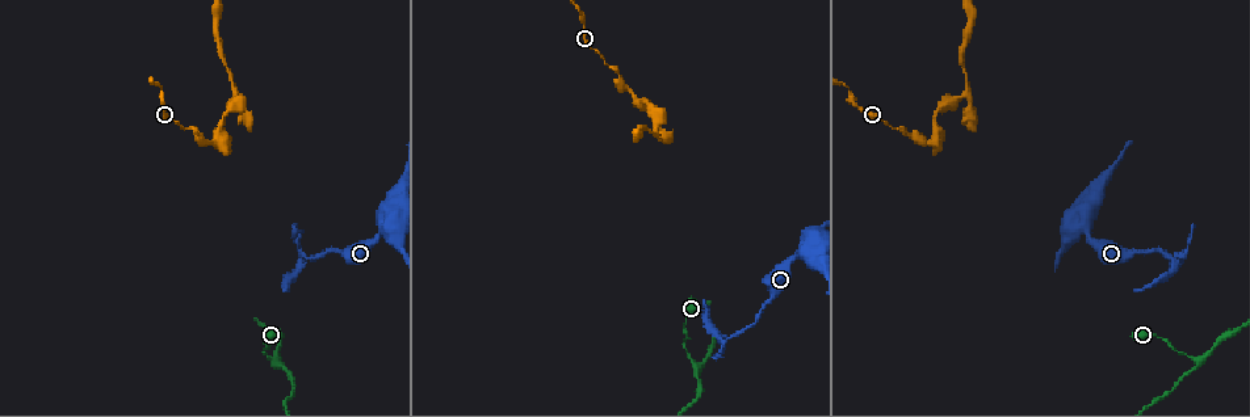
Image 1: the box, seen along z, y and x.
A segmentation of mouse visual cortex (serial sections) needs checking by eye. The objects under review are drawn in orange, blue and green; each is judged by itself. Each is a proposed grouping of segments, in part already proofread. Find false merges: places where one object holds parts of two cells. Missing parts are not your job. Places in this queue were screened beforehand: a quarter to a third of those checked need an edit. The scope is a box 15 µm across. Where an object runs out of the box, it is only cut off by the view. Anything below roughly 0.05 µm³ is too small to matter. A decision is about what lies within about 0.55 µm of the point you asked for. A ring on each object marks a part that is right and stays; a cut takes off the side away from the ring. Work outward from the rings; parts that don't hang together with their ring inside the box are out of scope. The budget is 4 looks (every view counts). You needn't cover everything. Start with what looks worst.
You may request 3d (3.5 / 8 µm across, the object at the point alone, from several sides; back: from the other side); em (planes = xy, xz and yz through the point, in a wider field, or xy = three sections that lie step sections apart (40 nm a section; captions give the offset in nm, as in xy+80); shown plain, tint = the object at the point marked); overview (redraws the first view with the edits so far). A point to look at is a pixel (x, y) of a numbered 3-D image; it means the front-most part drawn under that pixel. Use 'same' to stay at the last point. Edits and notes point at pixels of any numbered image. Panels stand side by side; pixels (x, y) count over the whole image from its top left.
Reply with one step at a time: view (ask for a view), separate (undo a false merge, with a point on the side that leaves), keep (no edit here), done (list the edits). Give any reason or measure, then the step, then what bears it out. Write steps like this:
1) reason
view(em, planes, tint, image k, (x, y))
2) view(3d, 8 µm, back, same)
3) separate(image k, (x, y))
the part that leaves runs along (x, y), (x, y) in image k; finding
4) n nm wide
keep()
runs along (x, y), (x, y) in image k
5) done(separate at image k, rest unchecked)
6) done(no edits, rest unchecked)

thin neck
view(3d, 3.5 µm, image 1, (273, 364))

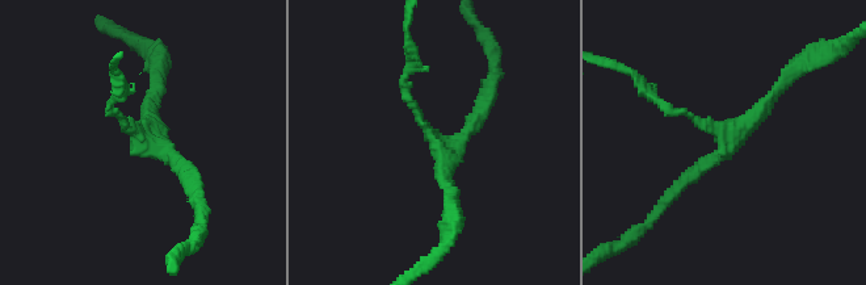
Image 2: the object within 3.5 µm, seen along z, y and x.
3 arms; arms of 100, 150, 200 nm; need the tissue
view(em, xy, step 2, tint, image 2, (143, 138))

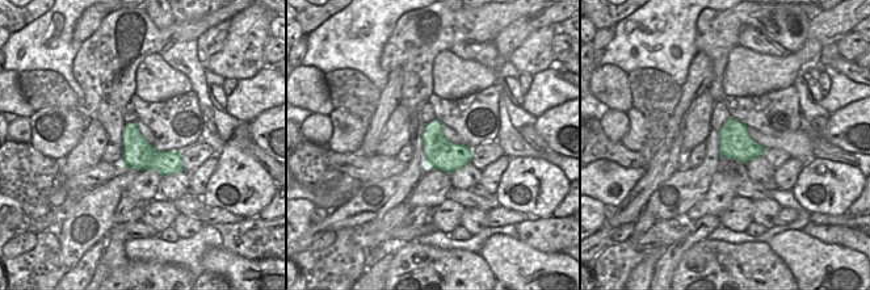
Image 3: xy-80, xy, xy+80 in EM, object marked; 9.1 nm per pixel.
keep()
runs along (406, 70), (406, 97), (442, 154), (450, 201) in image 2; continuous, no second cell

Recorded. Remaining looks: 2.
calibre changes
view(3d, 3.5 µm, image 1, (763, 305))

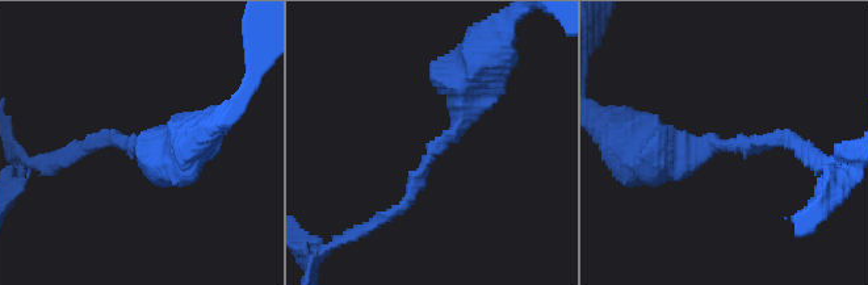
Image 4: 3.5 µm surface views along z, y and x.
arms of 150, 400 nm; need the tissue
view(em, xy, step 2, tint, image 4, (430, 153))

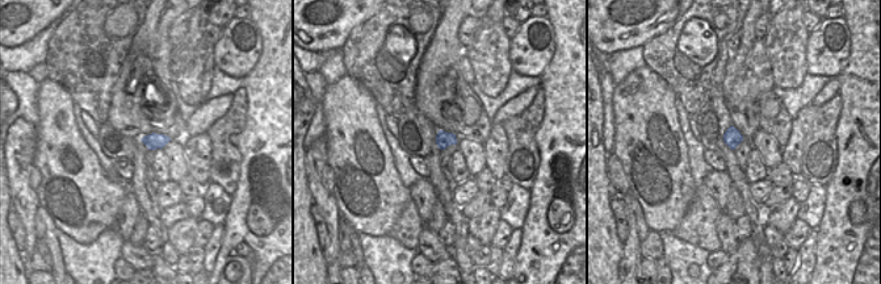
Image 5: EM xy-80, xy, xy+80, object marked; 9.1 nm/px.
keep()
runs along (650, 147), (799, 147) in image 4; one cell here

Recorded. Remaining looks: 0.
done(no edits, rest unchecked)

